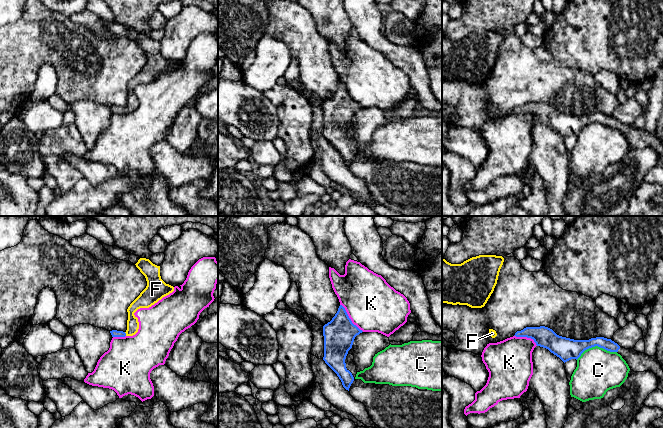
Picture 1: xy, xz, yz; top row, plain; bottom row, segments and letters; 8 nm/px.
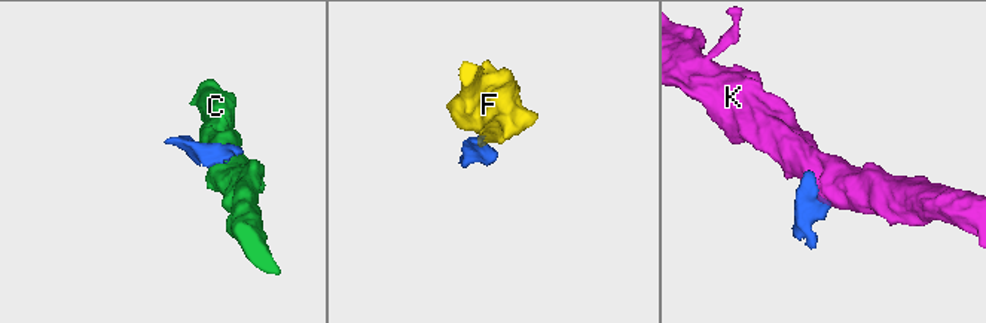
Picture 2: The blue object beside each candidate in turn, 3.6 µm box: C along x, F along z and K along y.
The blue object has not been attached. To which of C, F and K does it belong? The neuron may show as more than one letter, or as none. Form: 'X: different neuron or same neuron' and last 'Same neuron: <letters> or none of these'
C: different neuron
F: same neuron
K: different neuron
Same neuron: F

